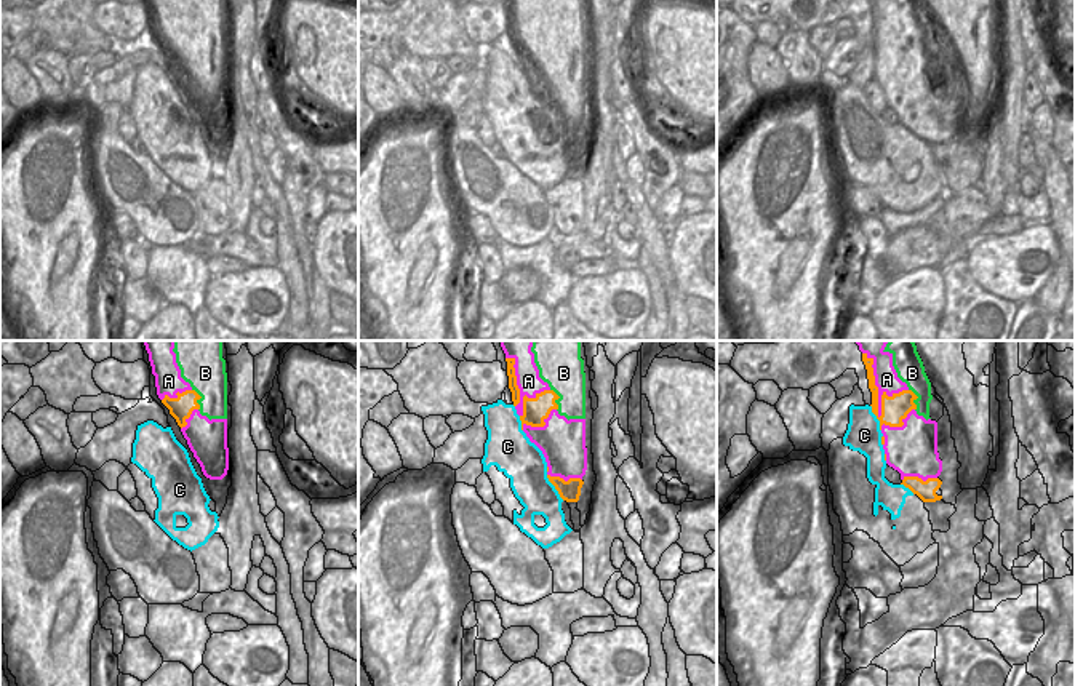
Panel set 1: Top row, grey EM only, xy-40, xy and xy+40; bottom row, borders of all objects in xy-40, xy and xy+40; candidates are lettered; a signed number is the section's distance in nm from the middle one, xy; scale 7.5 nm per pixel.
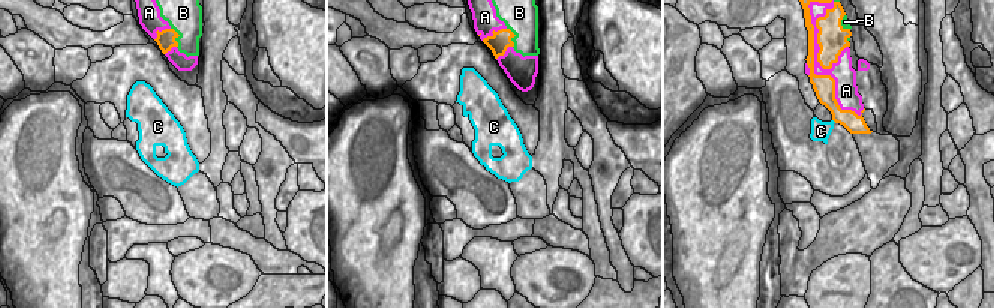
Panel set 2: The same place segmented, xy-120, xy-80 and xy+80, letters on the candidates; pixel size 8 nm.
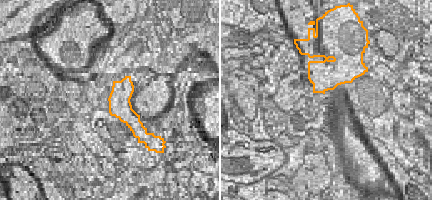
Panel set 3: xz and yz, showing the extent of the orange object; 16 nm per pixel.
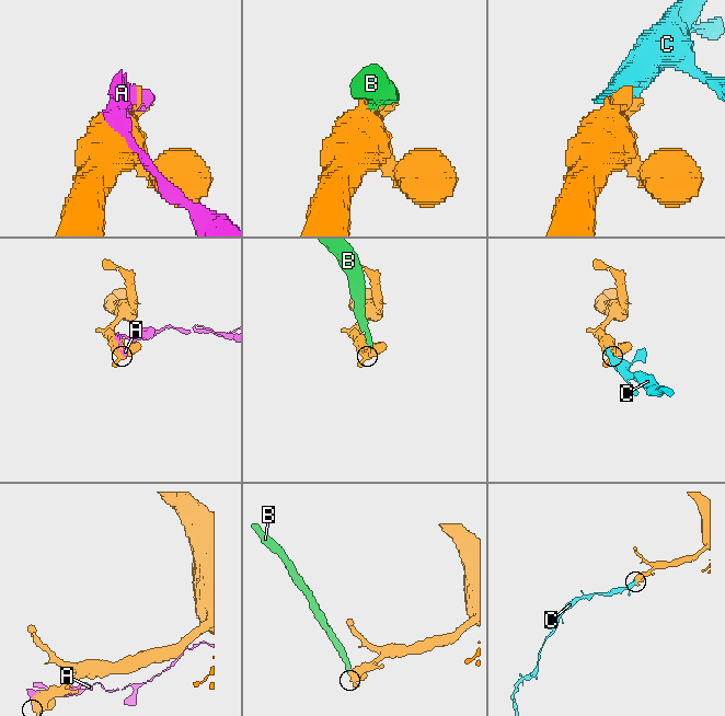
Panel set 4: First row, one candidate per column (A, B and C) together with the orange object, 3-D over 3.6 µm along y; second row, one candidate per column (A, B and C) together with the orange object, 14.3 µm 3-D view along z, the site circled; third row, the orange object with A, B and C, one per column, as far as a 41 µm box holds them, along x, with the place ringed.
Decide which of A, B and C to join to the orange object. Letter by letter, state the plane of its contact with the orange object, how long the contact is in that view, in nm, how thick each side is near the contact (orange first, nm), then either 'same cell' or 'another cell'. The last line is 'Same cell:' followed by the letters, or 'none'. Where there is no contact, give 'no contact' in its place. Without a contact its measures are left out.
A: contact in xy+40; length 460 nm; calibres 200 and 170 nm; another cell
B: contact in xy-40; length 180 nm; calibres 170 and 280 nm; another cell
C: contact in xy; length 240 nm; calibres 160 and 280 nm; same cell
Same cell: C

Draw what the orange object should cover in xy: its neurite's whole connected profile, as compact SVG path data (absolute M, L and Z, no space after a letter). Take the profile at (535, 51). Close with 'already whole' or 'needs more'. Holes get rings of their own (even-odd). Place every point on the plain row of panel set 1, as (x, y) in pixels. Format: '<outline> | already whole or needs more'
M506 0L506 3L514 45L506 46L502 42L498 42L493 46L482 48L485 69L488 72L485 98L482 101L483 114L488 114L491 107L496 107L498 112L510 122L510 130L515 139L525 149L520 157L514 152L514 166L517 166L520 173L531 179L538 187L549 190L573 173L565 163L561 144L577 144L584 123L581 120L569 120L565 123L560 118L550 118L547 115L549 109L542 93L530 83L523 74L523 67L544 69L544 62L549 59L550 53L558 51L555 43L560 38L553 32L544 32L536 35L534 40L528 40L526 37L522 40L514 10L515 0Z | needs more

